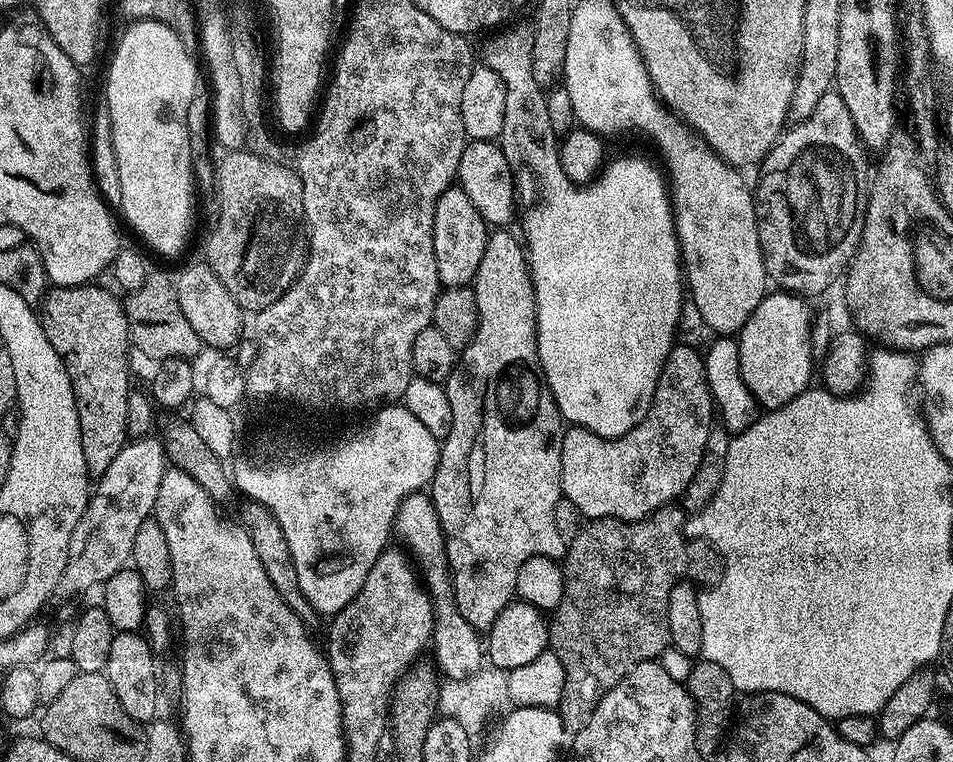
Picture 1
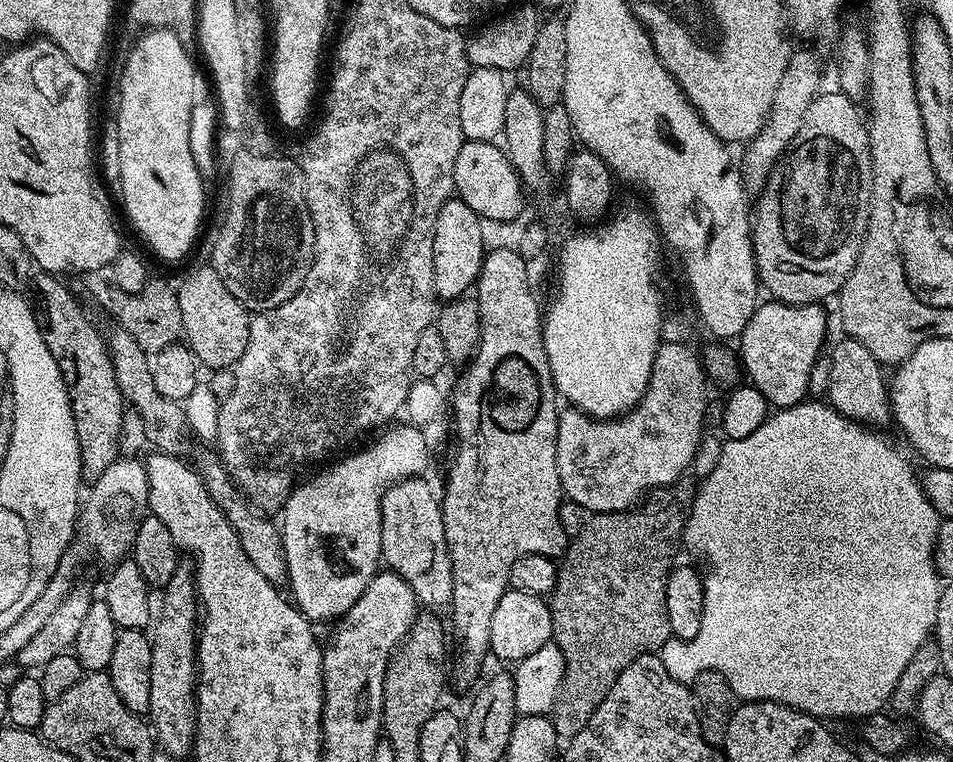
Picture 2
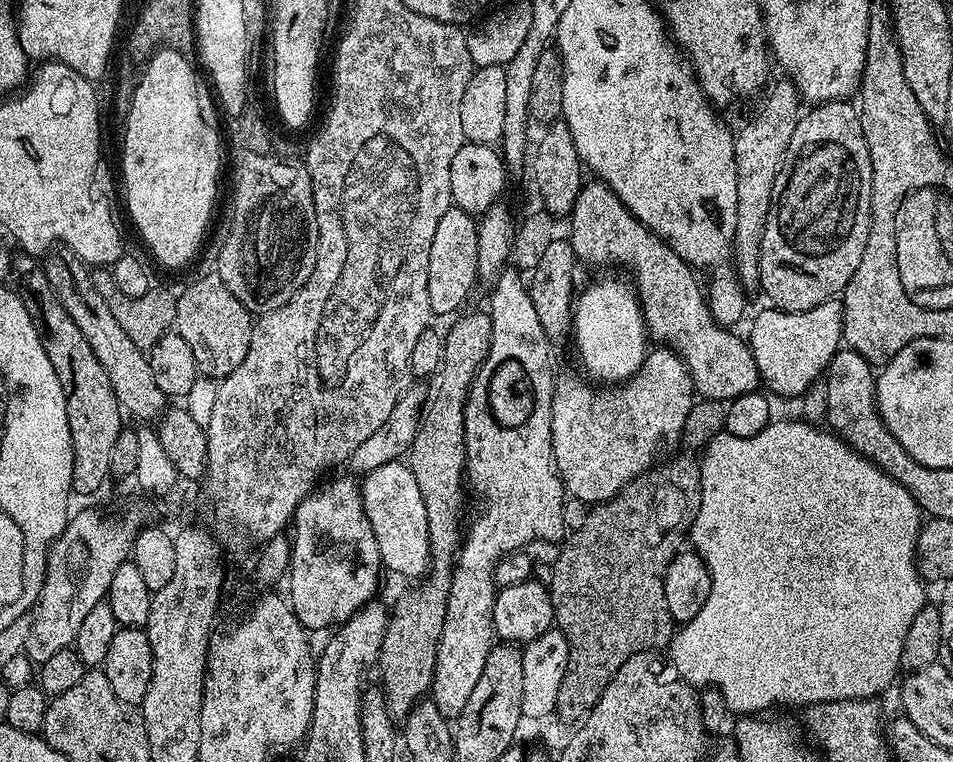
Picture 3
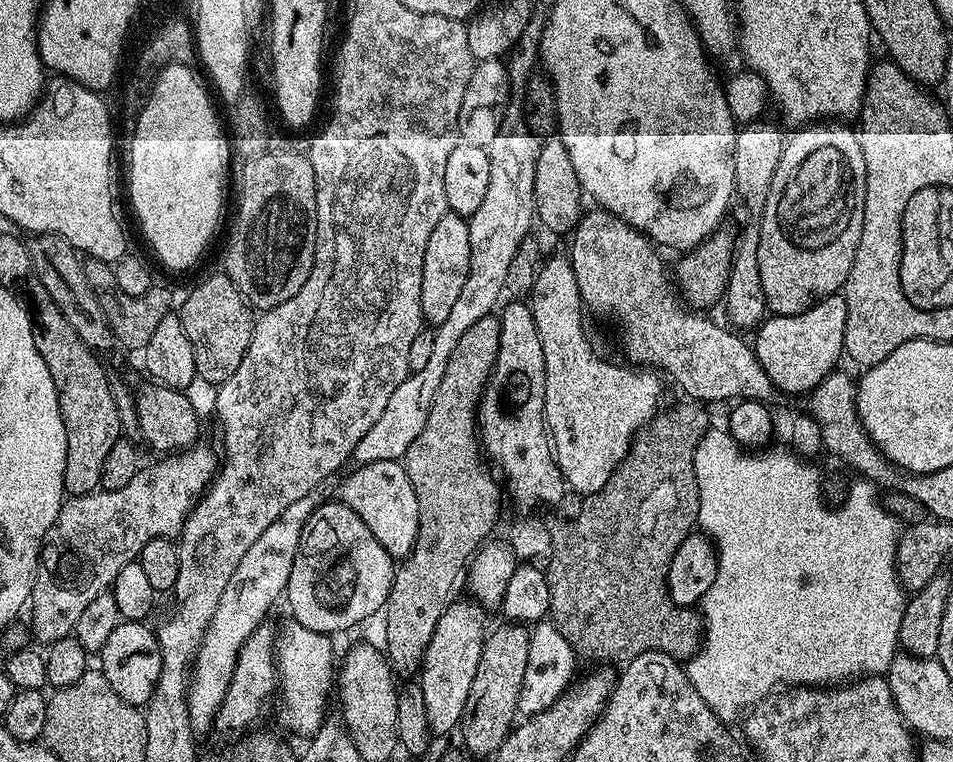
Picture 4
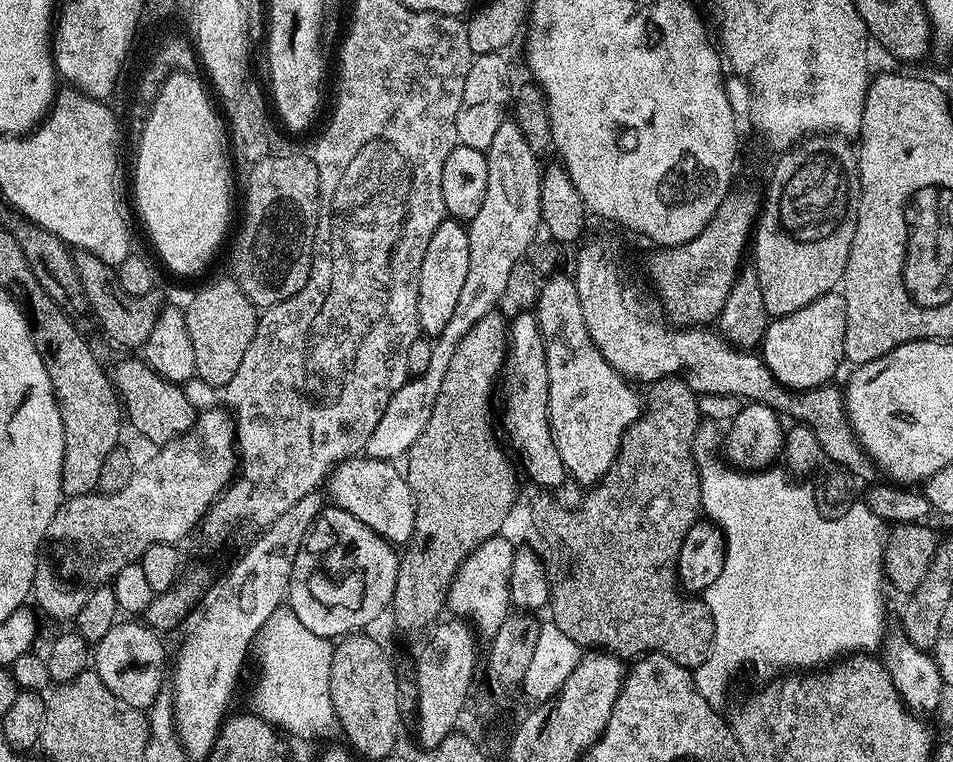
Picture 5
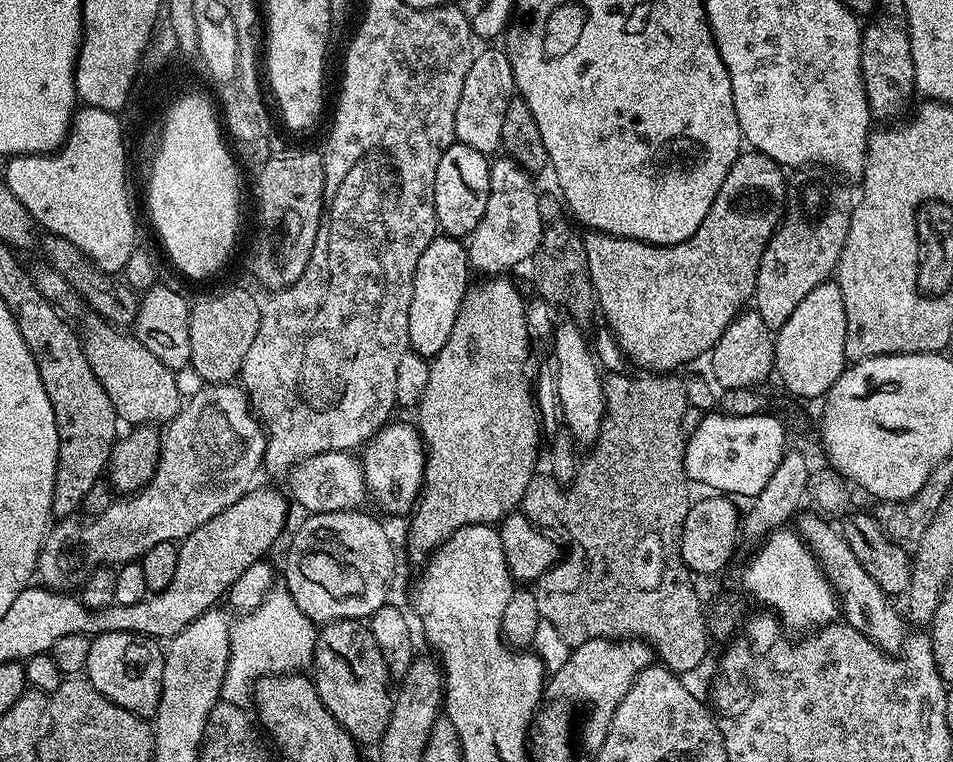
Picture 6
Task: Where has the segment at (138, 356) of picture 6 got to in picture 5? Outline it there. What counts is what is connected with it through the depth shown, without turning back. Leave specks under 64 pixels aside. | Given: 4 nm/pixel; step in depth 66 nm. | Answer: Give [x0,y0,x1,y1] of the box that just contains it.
[110,359,197,446]

